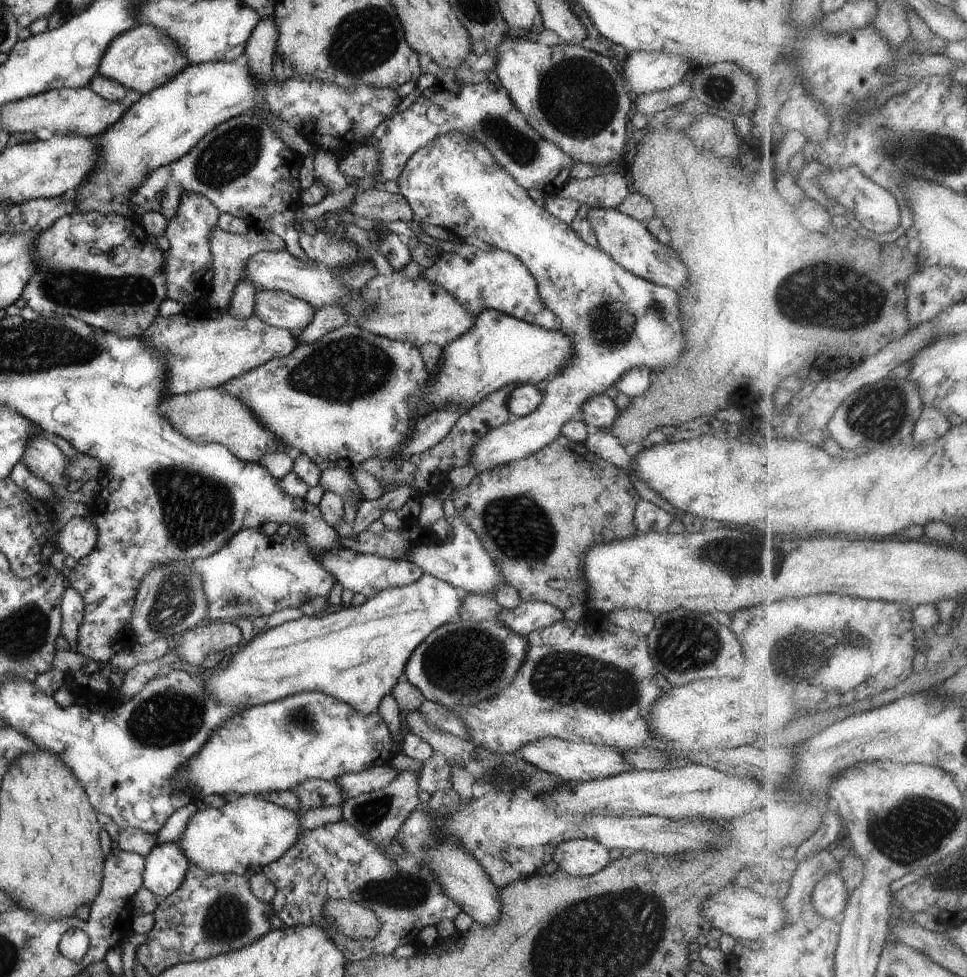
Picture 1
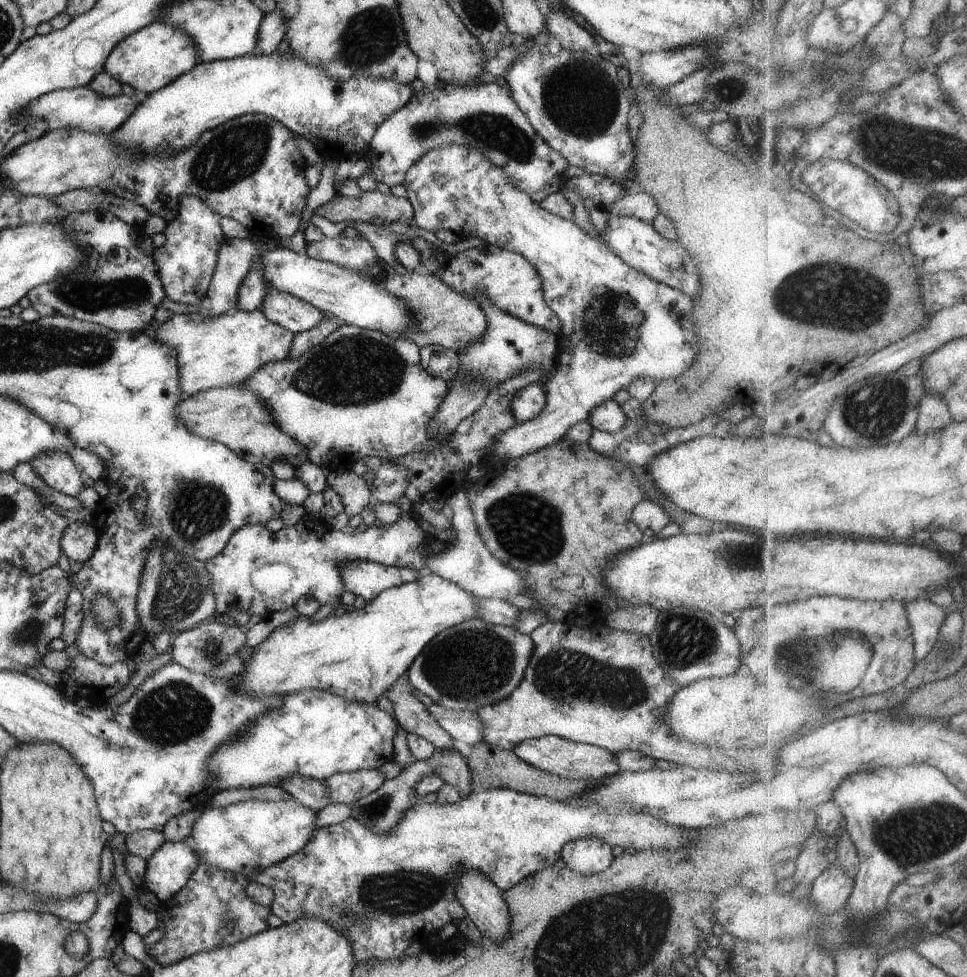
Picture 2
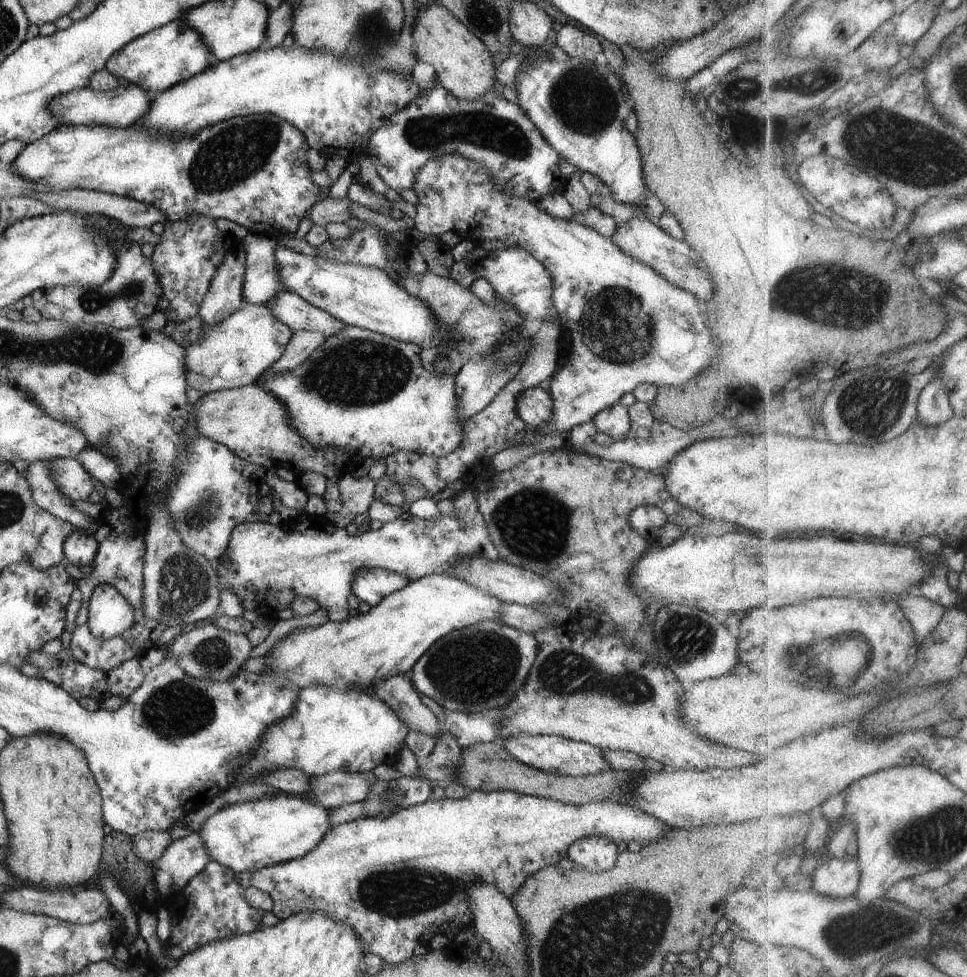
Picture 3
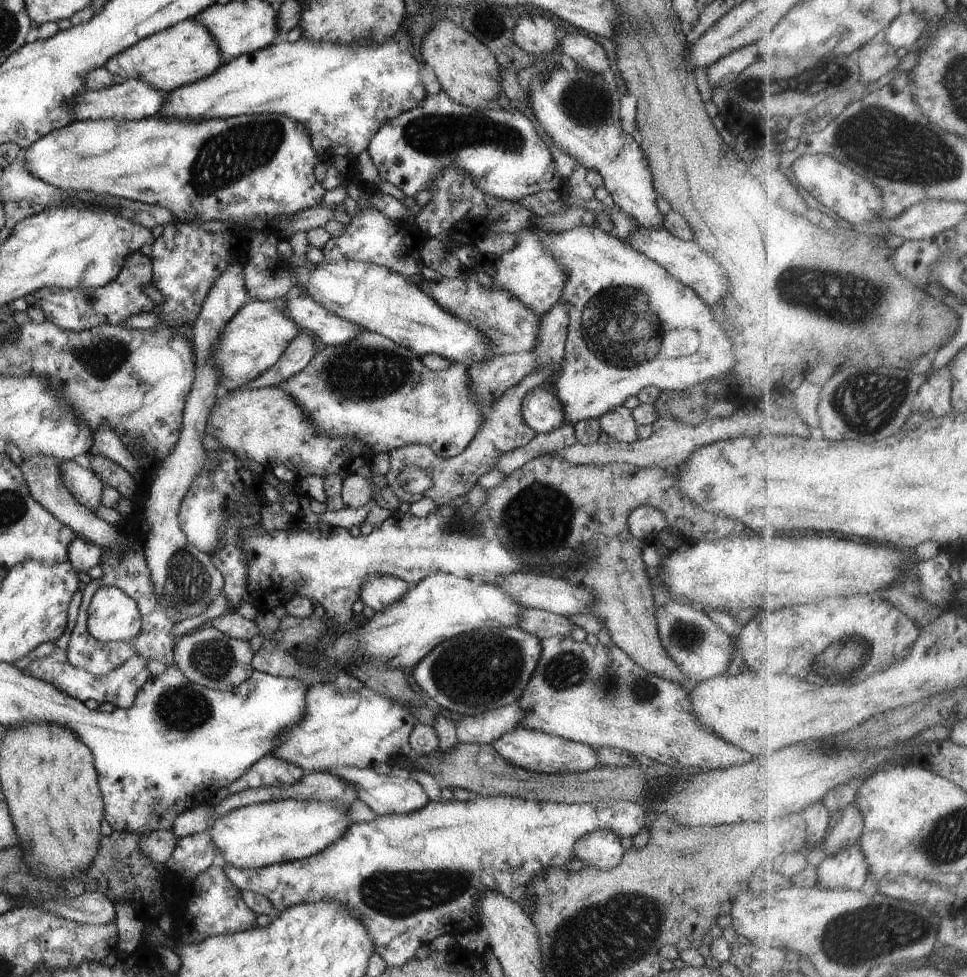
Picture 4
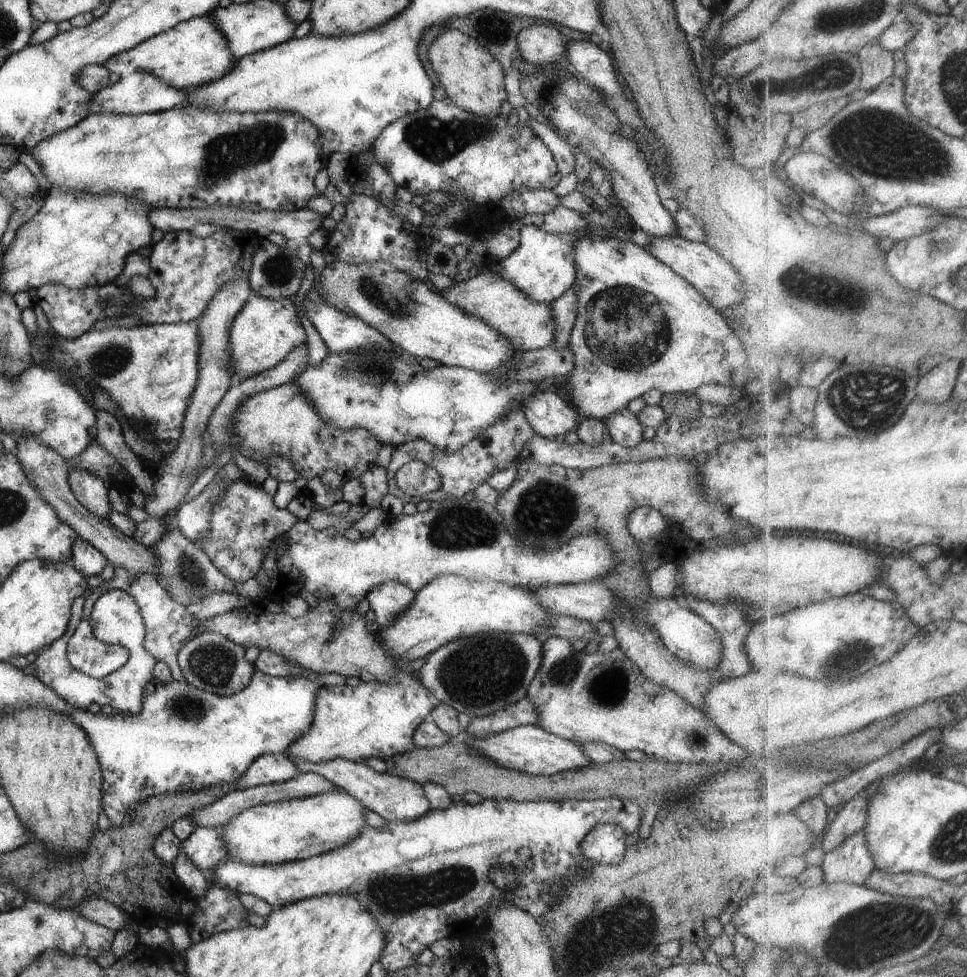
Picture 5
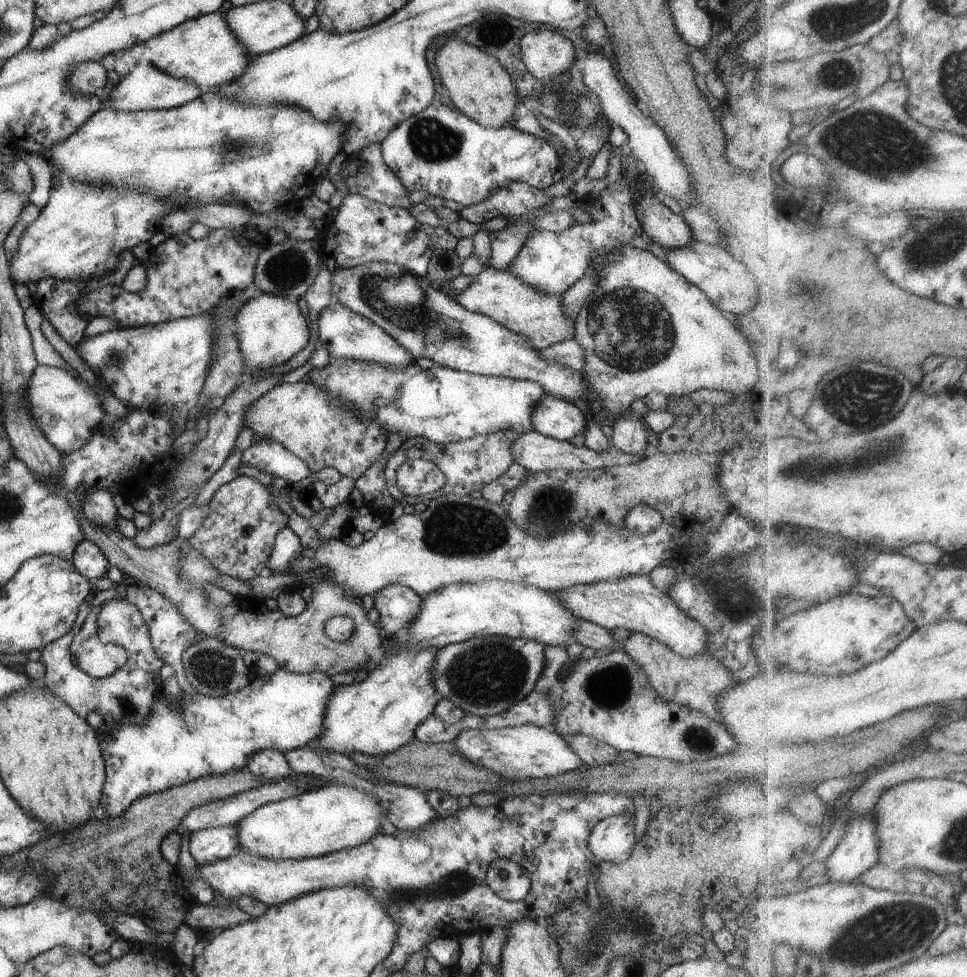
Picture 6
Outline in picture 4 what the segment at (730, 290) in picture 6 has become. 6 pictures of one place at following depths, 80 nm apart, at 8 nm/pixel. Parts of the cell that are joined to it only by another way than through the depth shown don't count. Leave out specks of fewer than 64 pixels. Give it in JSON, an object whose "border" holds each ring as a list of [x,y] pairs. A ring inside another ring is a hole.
{"border":[[[636,224],[636,228],[626,239],[622,240],[636,252],[651,258],[664,267],[684,286],[692,287],[706,304],[718,302],[729,291],[725,270],[712,255],[704,252],[694,241],[685,241],[670,234],[664,227],[648,227]]]}

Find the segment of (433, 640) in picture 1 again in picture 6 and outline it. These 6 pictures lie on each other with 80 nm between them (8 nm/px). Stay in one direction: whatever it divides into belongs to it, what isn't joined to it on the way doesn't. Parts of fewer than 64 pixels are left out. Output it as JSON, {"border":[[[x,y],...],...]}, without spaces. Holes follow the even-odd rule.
{"border":[[[505,636],[476,637],[464,642],[452,643],[441,648],[435,656],[432,671],[433,685],[444,699],[460,707],[466,714],[485,719],[508,710],[535,690],[535,682],[540,680],[540,674],[544,670],[545,652],[545,646],[537,640],[513,639]]]}

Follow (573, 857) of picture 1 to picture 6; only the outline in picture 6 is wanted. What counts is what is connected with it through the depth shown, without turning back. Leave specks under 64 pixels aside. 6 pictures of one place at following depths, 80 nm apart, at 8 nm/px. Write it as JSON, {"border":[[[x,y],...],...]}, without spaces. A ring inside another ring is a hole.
{"border":[[[614,815],[592,827],[588,837],[588,848],[593,852],[595,860],[610,861],[620,864],[628,860],[635,845],[634,817]]]}

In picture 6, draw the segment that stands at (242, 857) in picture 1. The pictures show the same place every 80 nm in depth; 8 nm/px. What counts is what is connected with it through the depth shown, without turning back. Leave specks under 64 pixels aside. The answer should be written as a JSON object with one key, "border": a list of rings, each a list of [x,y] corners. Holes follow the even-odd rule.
{"border":[[[332,785],[268,803],[240,819],[237,840],[240,850],[265,859],[309,859],[323,857],[339,850],[360,846],[376,833],[379,818],[384,815],[381,804],[369,794],[355,788]]]}

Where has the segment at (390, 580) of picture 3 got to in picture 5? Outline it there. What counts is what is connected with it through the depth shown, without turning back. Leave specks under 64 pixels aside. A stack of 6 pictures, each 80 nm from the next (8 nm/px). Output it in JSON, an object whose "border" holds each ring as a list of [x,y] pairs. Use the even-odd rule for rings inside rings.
{"border":[[[386,581],[373,586],[365,596],[369,608],[376,615],[375,626],[380,627],[388,626],[414,597],[415,591],[396,581]]]}

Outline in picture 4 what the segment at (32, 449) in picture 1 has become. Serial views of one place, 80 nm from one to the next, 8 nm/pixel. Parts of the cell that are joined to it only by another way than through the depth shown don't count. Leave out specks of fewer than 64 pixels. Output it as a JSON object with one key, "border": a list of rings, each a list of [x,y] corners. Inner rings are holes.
{"border":[[[72,460],[60,462],[59,471],[64,486],[78,504],[88,507],[90,510],[102,505],[100,496],[102,496],[102,488],[106,486],[92,469],[83,468]]]}

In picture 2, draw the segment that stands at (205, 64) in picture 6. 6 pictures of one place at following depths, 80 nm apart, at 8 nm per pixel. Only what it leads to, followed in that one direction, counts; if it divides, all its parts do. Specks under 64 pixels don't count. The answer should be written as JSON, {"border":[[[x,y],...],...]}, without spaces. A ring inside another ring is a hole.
{"border":[[[156,21],[124,37],[113,48],[103,70],[121,84],[130,84],[138,93],[149,95],[202,62],[193,40],[183,31]]]}

